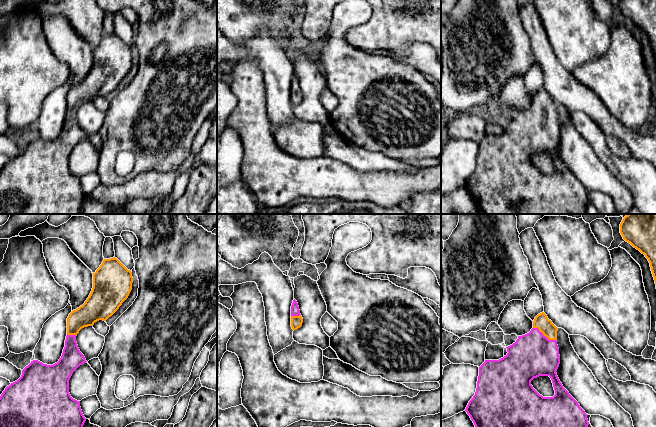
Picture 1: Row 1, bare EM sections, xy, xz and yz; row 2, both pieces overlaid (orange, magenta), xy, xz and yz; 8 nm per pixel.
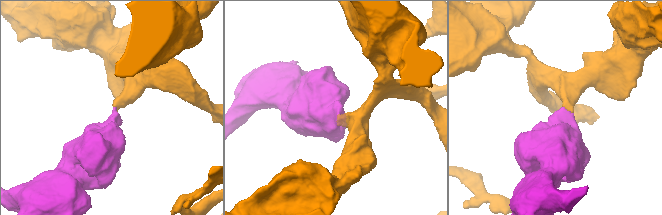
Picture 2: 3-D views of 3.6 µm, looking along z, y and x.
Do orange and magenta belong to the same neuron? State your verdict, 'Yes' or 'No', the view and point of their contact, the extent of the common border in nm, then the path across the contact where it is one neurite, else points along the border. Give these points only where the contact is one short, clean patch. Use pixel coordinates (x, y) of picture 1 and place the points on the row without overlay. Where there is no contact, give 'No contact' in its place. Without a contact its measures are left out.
Yes. Touches orange at yz (545, 111). Shared border 220 nm. Path across: yz (541, 97), (545, 111), (538, 125), (532, 131)

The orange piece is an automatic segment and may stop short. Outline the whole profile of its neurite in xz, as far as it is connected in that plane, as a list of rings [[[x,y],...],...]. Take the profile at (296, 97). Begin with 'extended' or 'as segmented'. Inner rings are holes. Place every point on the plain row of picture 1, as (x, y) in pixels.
extended; [[[294,75],[291,82],[291,103],[293,106],[297,106],[302,102],[303,94],[300,90],[297,77]]]

